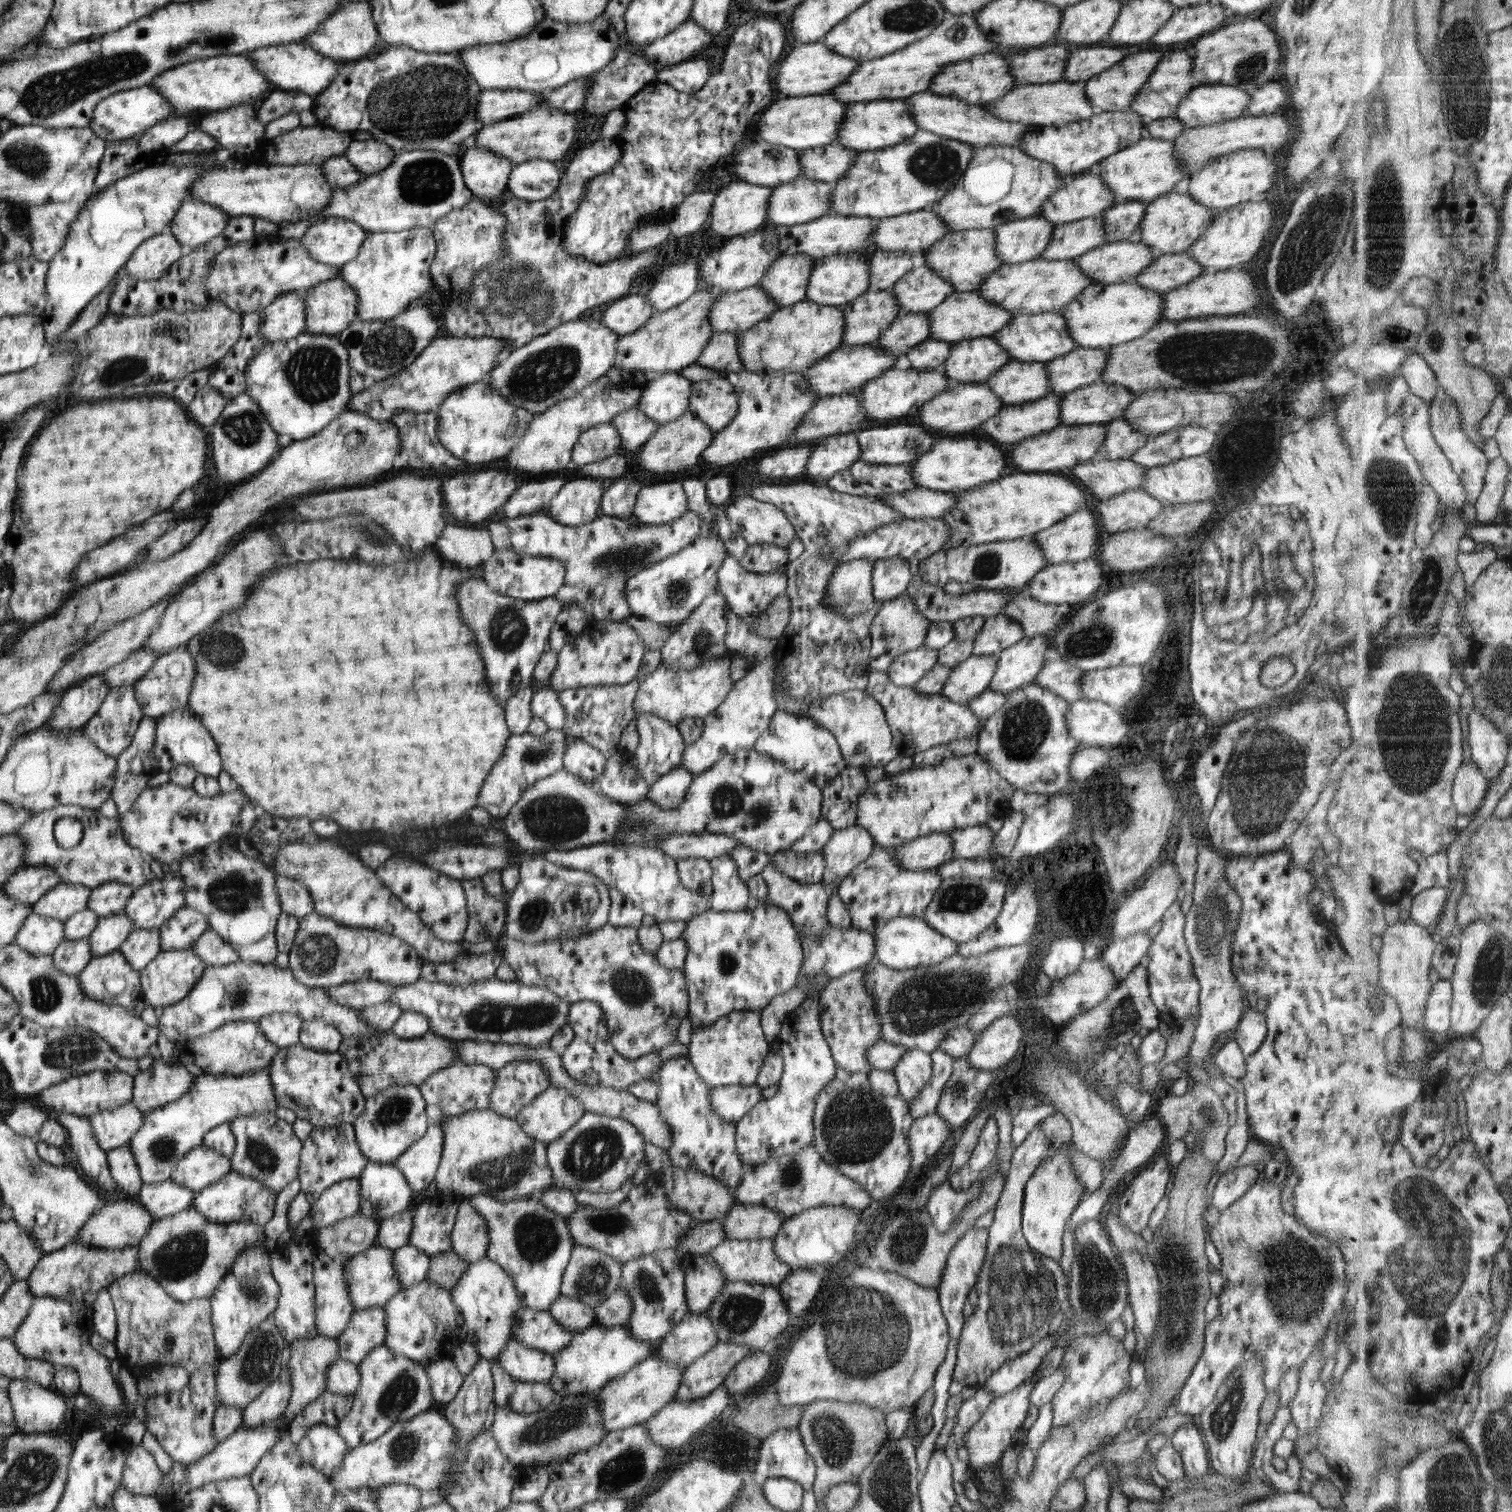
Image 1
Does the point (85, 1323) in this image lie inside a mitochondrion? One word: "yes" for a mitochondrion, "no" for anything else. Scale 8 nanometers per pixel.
no

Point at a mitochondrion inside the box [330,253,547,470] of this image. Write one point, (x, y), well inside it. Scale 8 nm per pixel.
(389, 347)

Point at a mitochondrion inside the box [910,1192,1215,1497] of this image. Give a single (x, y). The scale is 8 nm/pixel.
(1022, 1292)

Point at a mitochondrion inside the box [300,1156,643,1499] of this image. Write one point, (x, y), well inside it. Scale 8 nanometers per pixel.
(561, 1421)

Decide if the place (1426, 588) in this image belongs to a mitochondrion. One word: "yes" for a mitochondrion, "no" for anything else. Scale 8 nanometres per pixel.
yes

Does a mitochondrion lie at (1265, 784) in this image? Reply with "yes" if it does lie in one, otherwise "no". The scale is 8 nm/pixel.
yes

